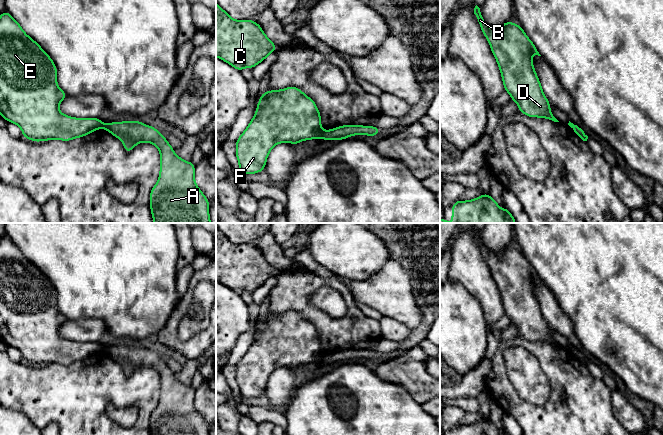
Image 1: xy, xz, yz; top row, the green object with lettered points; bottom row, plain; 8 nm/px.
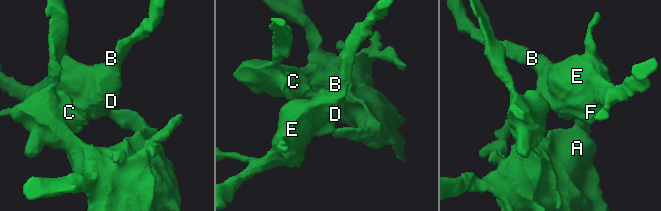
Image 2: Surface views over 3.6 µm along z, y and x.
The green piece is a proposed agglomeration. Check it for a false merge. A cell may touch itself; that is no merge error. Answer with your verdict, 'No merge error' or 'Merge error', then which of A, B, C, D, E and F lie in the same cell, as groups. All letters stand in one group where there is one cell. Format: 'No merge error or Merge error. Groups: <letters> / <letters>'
Merge error. Groups: A C / B D E F

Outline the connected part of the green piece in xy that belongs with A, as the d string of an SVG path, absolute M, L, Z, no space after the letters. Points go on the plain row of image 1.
M138 344L106 347L102 352L123 366L126 377L141 366L152 367L160 375L159 403L149 421L151 435L209 435L209 425L195 407L194 388L177 380L167 363L156 352Z

